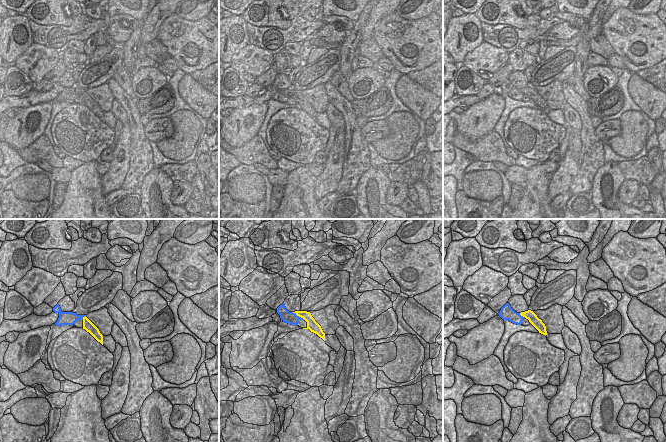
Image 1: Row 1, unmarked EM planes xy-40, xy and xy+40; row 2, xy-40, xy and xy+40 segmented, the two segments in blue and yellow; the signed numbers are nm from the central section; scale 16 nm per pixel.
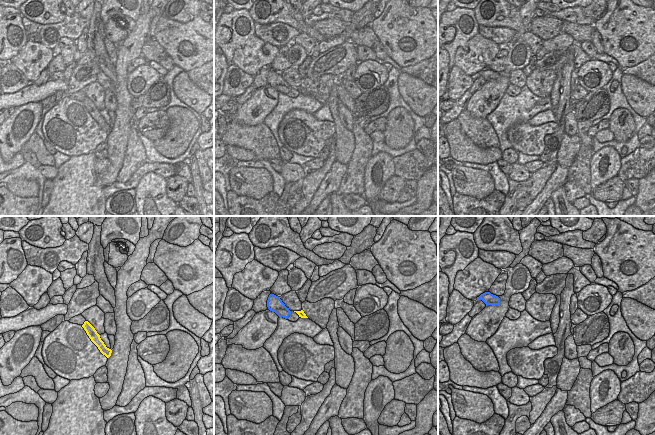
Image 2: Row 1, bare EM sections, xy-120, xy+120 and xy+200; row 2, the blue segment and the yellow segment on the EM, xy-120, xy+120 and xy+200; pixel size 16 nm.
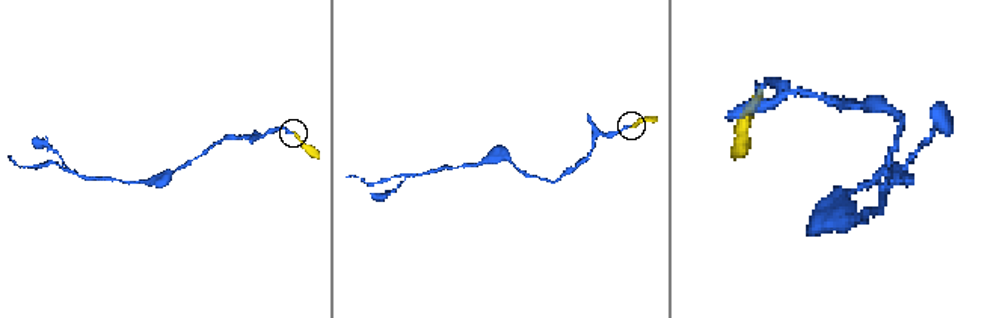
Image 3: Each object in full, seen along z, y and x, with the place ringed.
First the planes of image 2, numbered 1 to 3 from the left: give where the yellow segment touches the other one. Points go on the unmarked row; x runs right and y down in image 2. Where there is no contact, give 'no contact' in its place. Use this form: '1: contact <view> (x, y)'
1: no contact
2: no contact
3: no contact

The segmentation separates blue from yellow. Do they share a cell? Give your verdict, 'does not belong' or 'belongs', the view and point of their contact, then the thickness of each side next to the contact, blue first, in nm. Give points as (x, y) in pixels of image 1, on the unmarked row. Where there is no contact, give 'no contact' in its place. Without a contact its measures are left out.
does not belong | xy (298, 92) | 190/160 nm

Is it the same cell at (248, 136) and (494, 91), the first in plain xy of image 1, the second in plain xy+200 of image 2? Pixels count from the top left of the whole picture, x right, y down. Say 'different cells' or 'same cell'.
same cell

